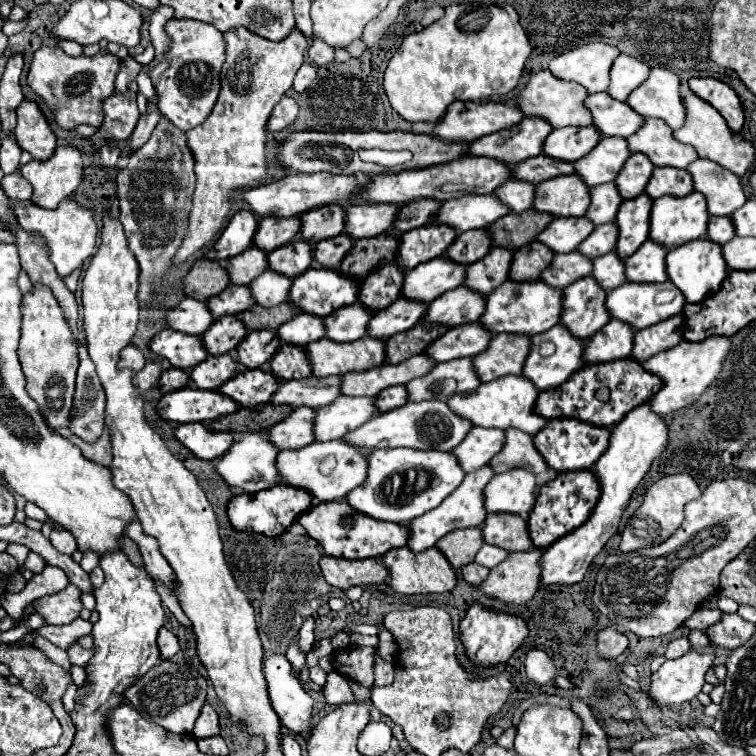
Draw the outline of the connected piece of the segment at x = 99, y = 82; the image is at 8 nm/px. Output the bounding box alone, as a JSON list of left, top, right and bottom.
[27,46,119,128]

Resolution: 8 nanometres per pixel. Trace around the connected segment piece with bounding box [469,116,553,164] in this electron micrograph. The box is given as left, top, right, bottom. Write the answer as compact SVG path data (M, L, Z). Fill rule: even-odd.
M527 116L513 128L471 142L469 154L497 158L505 164L519 164L543 152L543 142L551 130L553 128L547 124L547 120L535 120L533 116Z

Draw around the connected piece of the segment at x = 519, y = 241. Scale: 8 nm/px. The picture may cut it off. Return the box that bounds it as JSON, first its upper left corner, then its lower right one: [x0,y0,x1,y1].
[489,208,553,250]

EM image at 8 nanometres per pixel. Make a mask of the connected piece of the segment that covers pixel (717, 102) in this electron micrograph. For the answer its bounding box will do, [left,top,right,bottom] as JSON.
[689,78,745,132]

